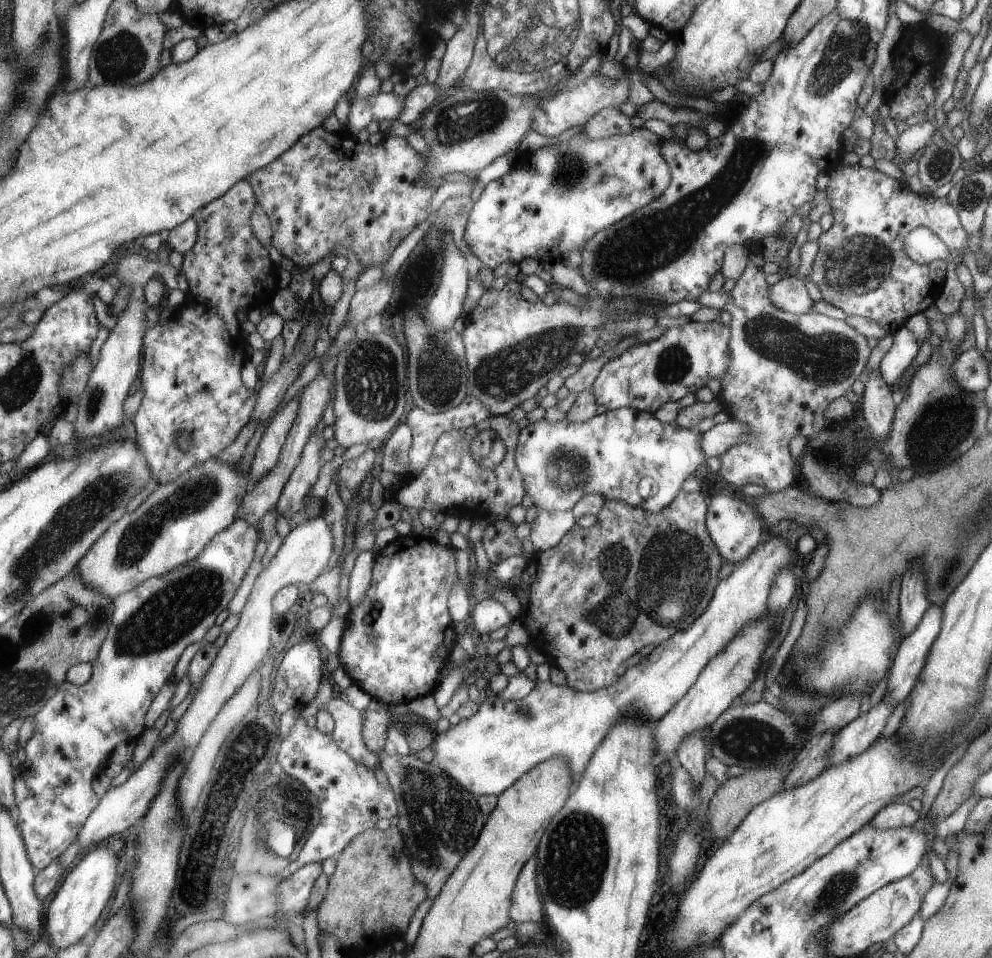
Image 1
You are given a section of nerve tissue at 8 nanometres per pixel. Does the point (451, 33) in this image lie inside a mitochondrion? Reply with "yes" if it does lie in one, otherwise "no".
no

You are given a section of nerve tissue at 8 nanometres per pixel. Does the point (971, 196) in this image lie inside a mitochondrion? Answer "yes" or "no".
yes

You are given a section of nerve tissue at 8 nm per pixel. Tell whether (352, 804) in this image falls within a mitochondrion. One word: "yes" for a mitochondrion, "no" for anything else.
no

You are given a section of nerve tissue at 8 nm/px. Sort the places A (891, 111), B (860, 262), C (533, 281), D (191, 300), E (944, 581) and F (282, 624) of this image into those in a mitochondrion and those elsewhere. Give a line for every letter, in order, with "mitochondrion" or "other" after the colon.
A: other
B: mitochondrion
C: other
D: other
E: other
F: other

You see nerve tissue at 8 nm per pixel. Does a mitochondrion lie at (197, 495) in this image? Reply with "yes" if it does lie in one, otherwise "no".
yes

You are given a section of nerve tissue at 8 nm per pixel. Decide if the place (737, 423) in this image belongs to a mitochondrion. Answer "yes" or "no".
no

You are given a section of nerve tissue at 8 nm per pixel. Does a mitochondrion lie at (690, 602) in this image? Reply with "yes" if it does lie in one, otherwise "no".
yes

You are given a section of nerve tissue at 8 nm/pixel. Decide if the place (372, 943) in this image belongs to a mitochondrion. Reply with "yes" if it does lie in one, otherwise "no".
no

